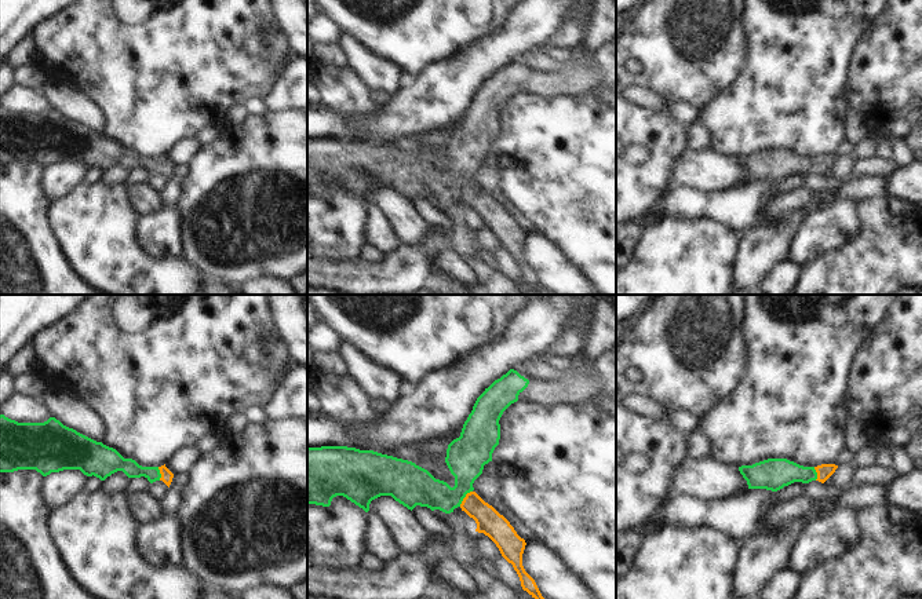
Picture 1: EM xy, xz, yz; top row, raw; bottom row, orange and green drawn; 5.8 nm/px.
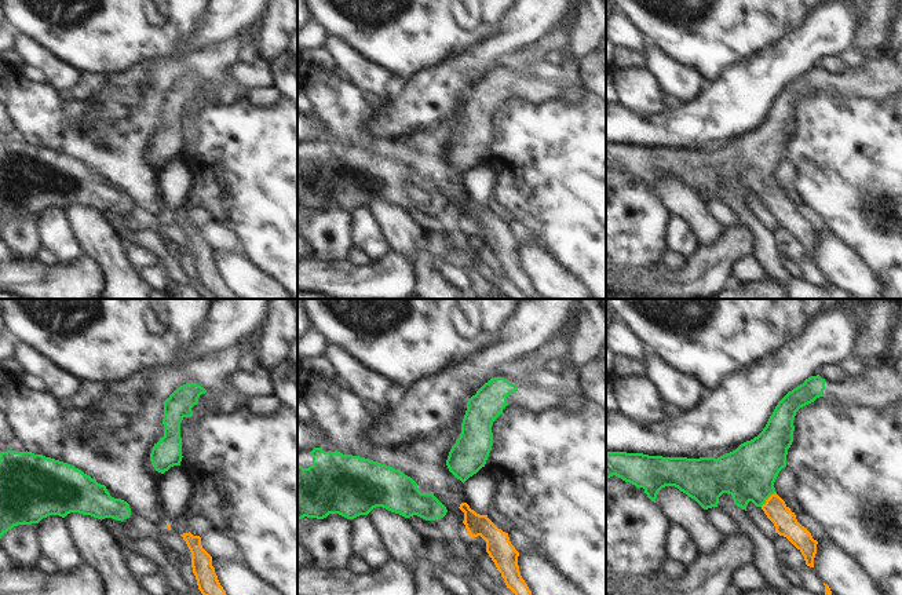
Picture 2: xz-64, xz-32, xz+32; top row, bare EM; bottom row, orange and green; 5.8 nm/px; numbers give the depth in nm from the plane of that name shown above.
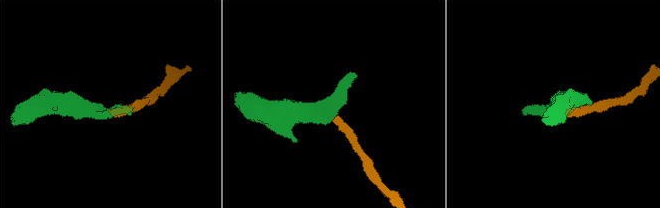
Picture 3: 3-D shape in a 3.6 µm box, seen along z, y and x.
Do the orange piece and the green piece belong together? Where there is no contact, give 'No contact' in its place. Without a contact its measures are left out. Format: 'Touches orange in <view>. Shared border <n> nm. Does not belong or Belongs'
Touches orange in xz. Shared border 120 nm. Belongs

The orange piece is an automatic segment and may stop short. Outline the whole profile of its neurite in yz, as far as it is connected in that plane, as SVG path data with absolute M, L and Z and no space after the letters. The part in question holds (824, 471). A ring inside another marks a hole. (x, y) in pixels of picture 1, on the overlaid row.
M768 459L752 465L741 465L739 471L747 481L748 489L777 492L794 482L819 481L824 483L837 468L835 464L803 467L787 459Z

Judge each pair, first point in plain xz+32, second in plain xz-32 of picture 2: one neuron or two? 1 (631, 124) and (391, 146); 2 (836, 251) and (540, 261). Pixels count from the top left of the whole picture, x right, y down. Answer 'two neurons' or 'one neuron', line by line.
1: two neurons
2: one neuron

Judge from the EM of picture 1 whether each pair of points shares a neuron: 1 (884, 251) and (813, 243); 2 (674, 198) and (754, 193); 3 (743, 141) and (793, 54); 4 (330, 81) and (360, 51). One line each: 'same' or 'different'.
1: different
2: same
3: same
4: different

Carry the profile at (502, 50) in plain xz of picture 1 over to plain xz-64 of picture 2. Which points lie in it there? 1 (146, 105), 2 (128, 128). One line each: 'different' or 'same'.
1: different
2: different

